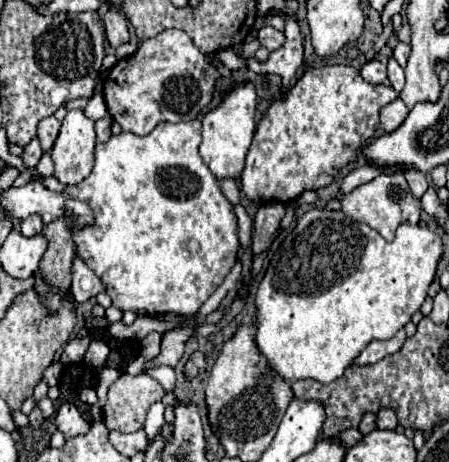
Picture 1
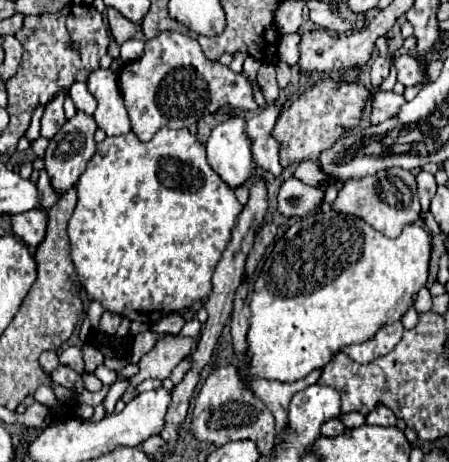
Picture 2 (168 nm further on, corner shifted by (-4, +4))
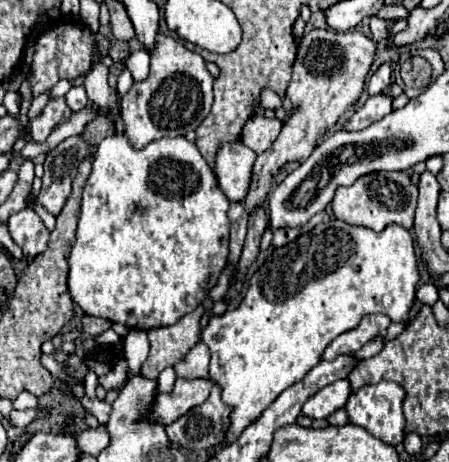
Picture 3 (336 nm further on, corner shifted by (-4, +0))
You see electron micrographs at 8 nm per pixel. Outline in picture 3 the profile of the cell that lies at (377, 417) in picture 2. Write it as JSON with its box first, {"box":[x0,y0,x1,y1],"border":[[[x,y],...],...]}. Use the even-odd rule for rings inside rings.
{"box":[344,380,406,446],"border":[[[382,380],[380,384],[368,384],[368,386],[356,390],[354,394],[350,394],[344,410],[348,412],[350,424],[362,426],[372,436],[380,438],[384,444],[396,446],[404,440],[404,414],[402,414],[404,396],[406,396],[406,392],[404,392],[404,388],[400,388],[400,384]]]}

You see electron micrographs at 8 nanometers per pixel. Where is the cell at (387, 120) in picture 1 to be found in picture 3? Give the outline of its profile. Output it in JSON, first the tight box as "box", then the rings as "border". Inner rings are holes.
{"box":[344,96,392,130],"border":[[[370,96],[354,114],[344,122],[346,130],[364,130],[370,124],[382,120],[386,114],[392,112],[392,96]]]}

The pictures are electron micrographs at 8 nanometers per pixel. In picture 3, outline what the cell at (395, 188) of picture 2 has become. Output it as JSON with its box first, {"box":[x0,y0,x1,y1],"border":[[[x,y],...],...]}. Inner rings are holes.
{"box":[332,172,418,232],"border":[[[372,172],[360,176],[352,186],[340,186],[332,198],[334,216],[346,224],[366,226],[376,232],[396,222],[404,228],[412,228],[414,210],[416,210],[418,188],[410,182],[410,176],[404,172]]]}

